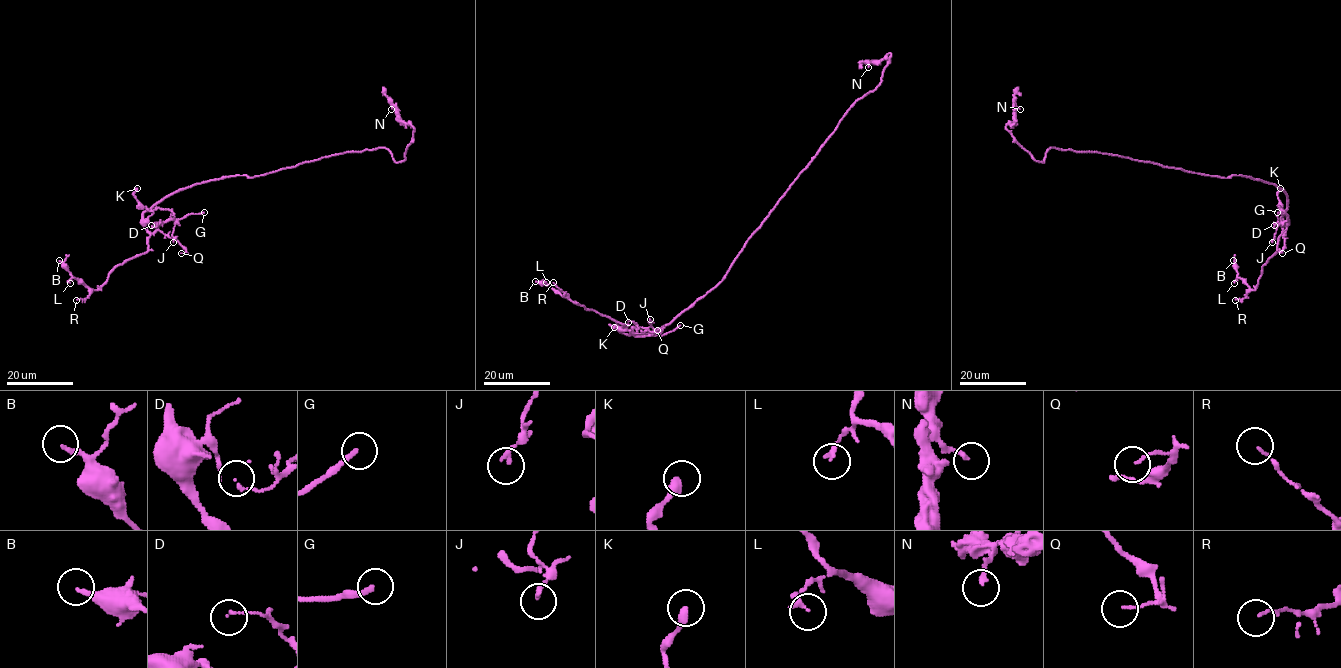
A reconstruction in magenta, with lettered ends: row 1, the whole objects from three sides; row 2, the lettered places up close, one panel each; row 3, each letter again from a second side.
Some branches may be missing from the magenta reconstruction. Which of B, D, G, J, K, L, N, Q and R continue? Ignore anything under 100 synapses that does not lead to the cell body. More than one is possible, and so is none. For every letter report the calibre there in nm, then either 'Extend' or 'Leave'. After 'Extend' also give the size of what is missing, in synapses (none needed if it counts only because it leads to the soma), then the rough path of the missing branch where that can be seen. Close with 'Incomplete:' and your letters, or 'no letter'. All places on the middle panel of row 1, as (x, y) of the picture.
B: Thickness 180 nm. Leave
D: Thickness 110 nm. Leave
G: Thickness 200 nm. Extend. Course of what is missing: (680, 325), (697, 311), (724, 297), (733, 301), (717, 353), (709, 361), (711, 364)
J: Thickness 150 nm. Leave
K: Thickness 340 nm. Leave
L: Thickness 200 nm. Leave
N: Thickness 160 nm. Leave
Q: Thickness 100 nm. Leave
R: Thickness 90 nm. Leave
Incomplete: G

